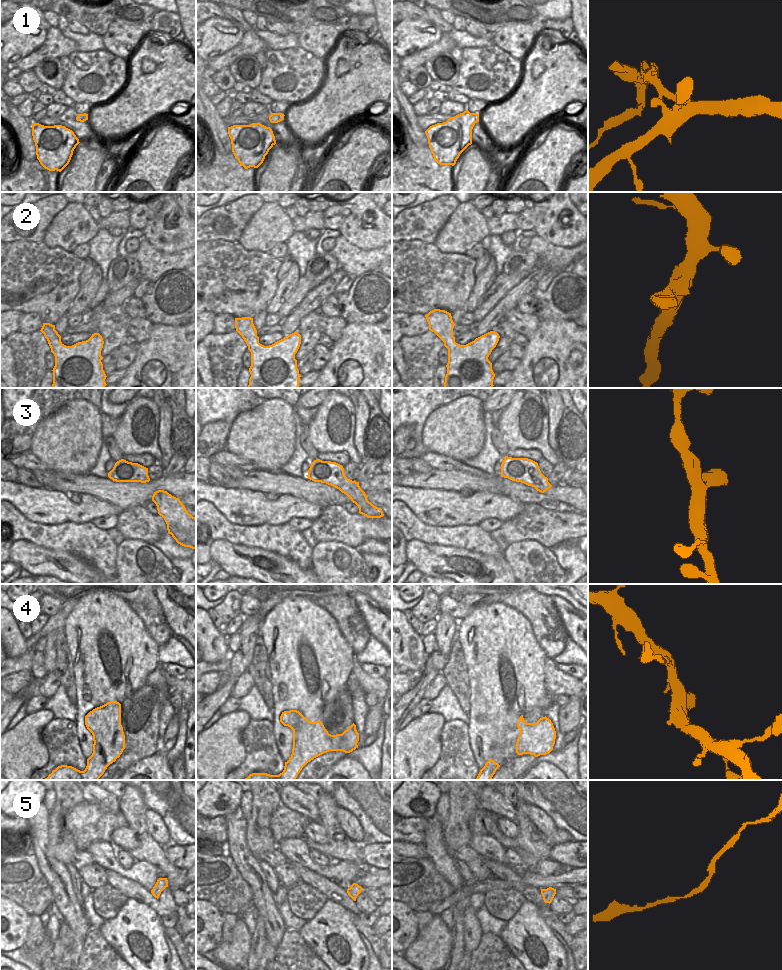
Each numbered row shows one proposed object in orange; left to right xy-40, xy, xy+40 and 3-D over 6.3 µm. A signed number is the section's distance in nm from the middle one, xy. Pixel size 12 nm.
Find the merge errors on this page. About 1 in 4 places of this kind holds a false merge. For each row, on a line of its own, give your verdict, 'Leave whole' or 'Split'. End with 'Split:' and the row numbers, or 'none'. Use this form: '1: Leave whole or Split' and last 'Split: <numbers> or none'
1: Split
2: Leave whole
3: Leave whole
4: Leave whole
5: Leave whole
Split: 1

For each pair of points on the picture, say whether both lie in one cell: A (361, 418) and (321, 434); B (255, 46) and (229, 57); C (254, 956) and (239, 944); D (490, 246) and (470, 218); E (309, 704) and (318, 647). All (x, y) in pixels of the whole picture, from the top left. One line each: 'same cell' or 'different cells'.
A: different cells
B: same cell
C: different cells
D: different cells
E: same cell

